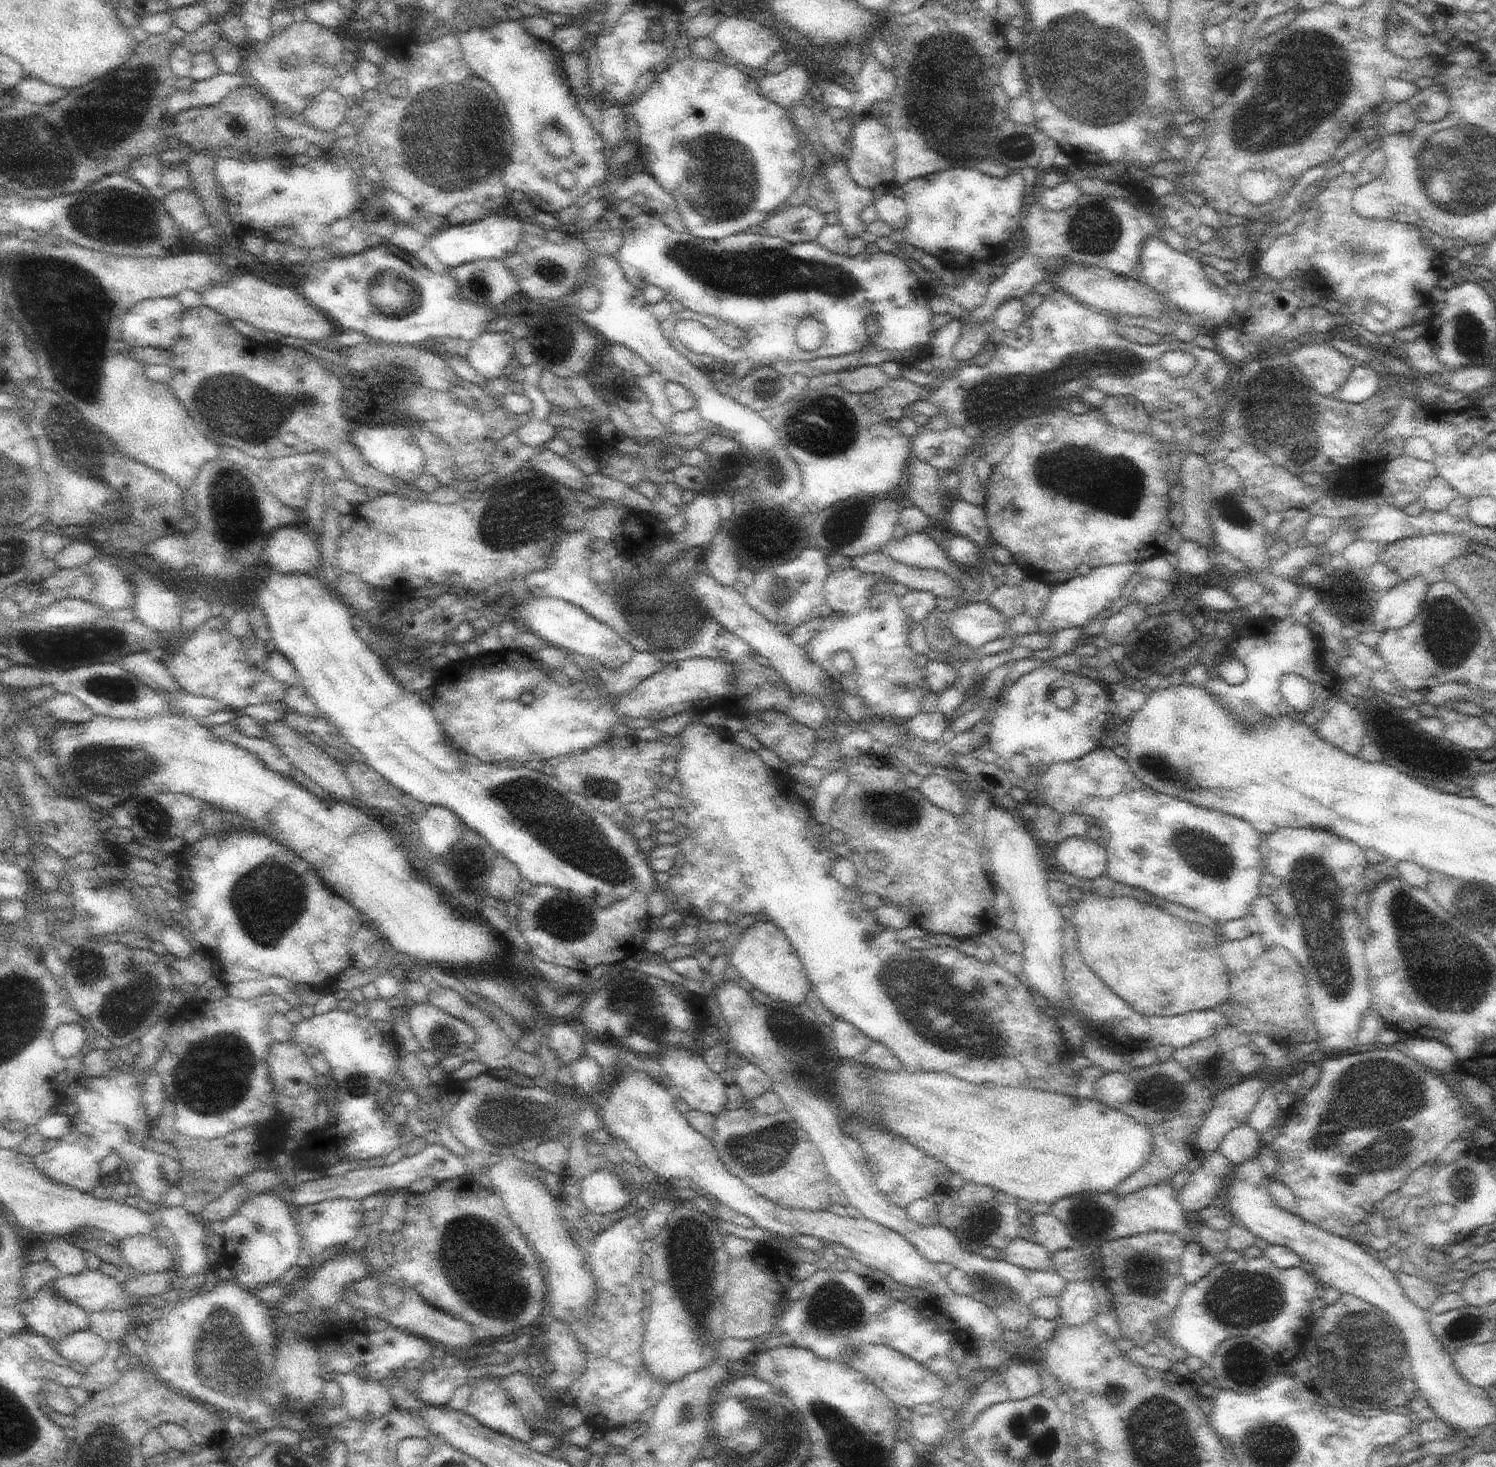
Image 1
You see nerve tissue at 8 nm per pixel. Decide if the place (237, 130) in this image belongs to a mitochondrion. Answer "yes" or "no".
yes

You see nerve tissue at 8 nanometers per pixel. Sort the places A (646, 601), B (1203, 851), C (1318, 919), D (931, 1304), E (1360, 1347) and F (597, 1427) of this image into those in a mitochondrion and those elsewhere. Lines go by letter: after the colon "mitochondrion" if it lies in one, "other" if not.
A: mitochondrion
B: mitochondrion
C: mitochondrion
D: other
E: mitochondrion
F: other

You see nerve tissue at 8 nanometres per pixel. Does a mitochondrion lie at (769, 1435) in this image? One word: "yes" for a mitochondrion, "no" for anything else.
yes

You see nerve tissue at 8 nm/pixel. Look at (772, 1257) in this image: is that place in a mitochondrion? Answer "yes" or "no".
no

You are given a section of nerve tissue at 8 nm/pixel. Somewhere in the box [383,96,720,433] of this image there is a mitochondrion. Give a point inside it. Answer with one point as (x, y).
(548, 271)

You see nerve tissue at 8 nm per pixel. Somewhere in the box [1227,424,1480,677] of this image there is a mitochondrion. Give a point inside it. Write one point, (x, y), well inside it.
(1447, 649)

